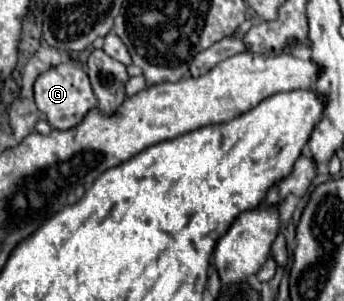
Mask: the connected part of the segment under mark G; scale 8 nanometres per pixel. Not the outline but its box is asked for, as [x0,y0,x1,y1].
[35,62,97,130]

